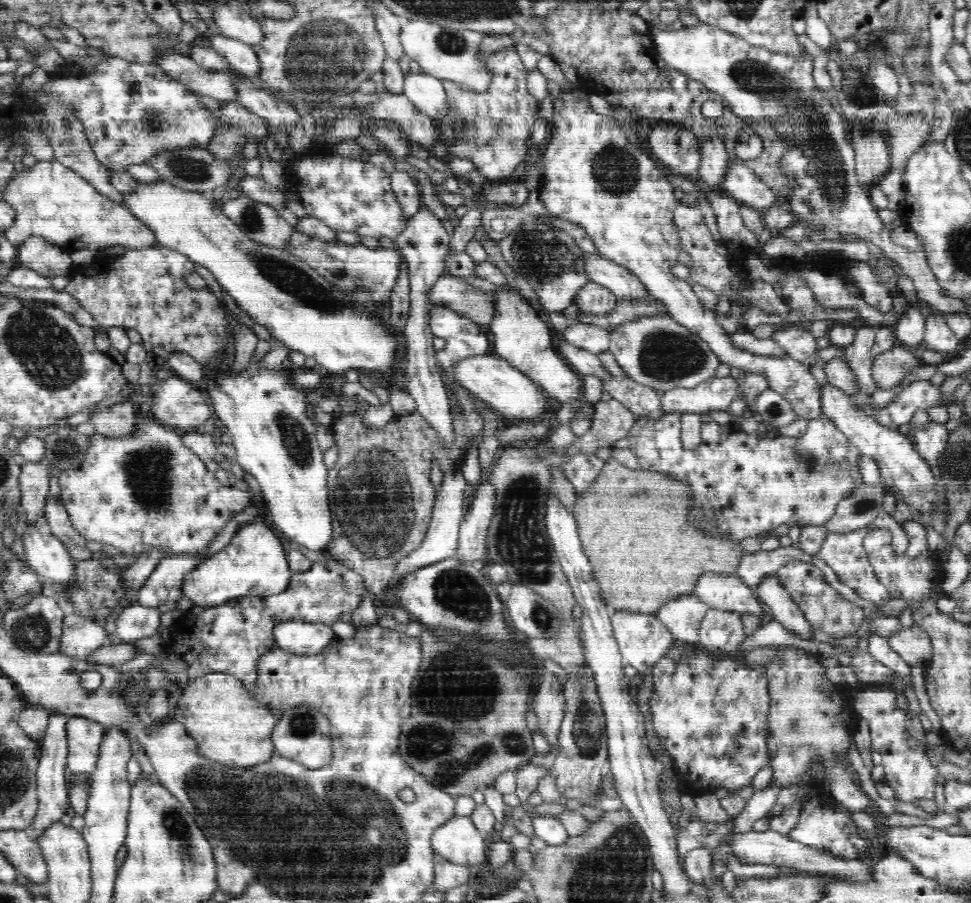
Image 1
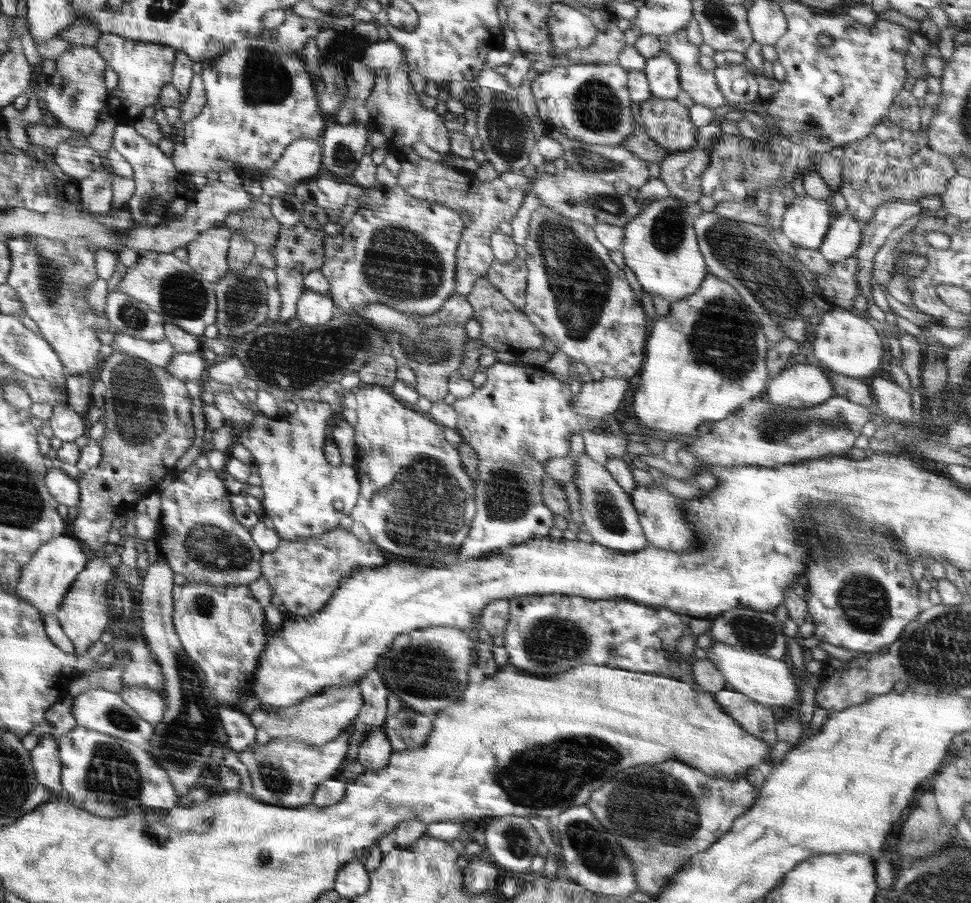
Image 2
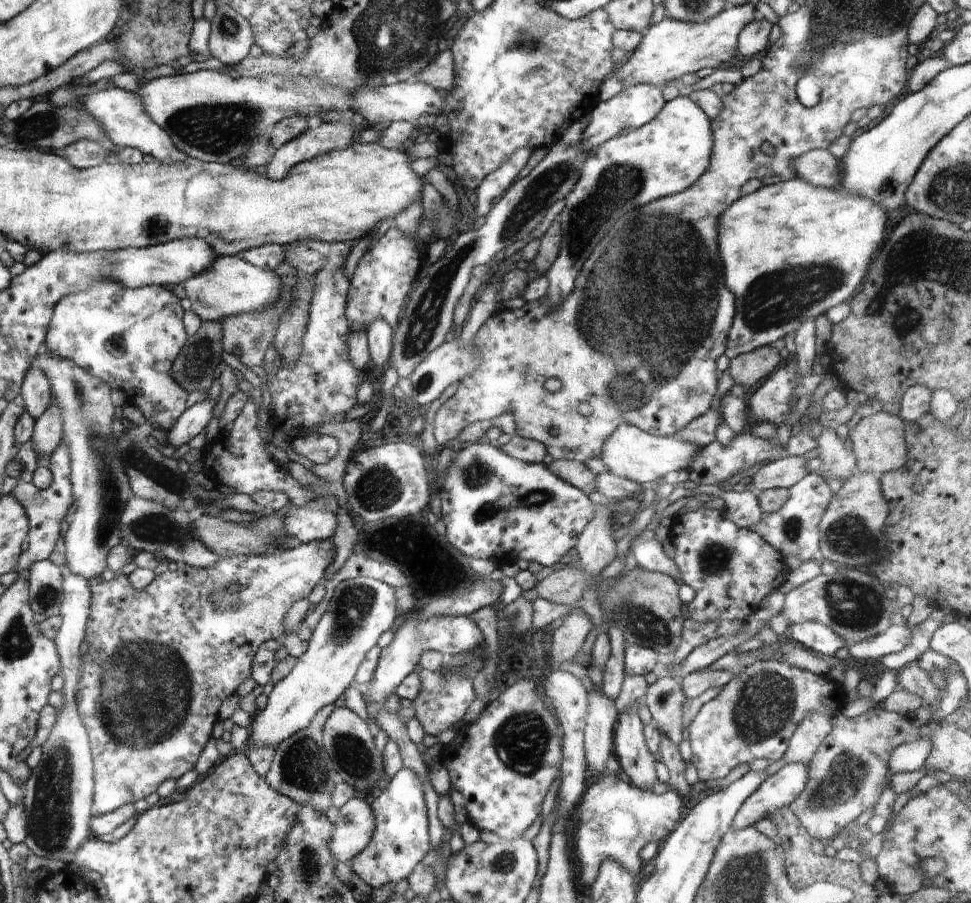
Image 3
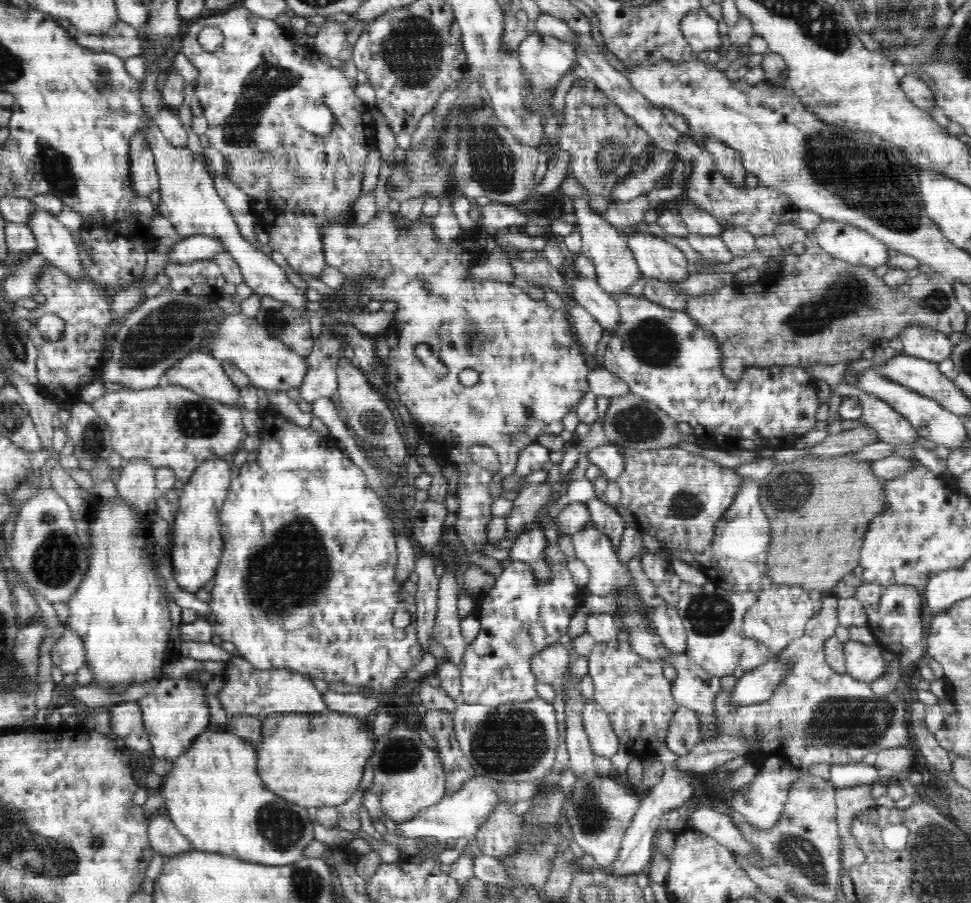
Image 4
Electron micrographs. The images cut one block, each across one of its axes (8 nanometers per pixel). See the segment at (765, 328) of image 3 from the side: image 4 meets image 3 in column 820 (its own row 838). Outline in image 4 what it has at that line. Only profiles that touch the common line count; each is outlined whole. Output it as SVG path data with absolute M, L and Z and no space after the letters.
M206 732L198 736L182 756L173 761L173 768L166 775L161 796L164 798L170 818L194 848L199 851L220 852L240 860L250 860L251 863L265 864L271 867L281 867L302 859L302 853L307 844L314 840L314 825L316 824L313 809L290 804L266 790L262 784L258 770L258 753L250 742L240 736L224 732Z

